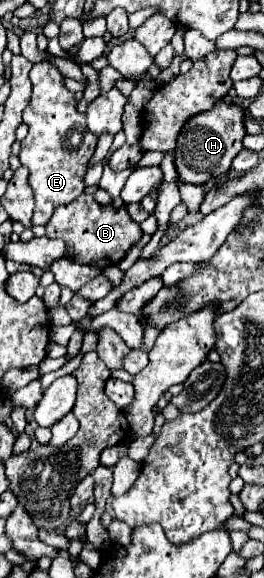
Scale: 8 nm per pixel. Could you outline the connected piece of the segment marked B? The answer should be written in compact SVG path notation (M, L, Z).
M81 194L73 202L59 206L51 220L45 224L49 238L63 238L69 250L75 252L75 260L81 264L93 264L97 268L107 268L119 264L125 252L141 238L141 228L135 224L125 208L115 210L113 206L101 206L91 194Z

